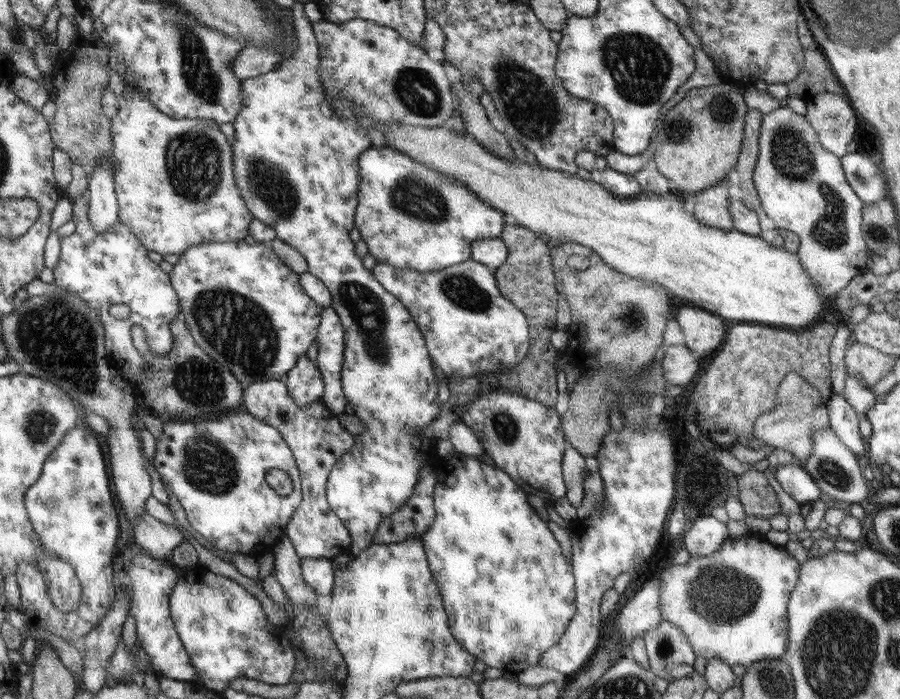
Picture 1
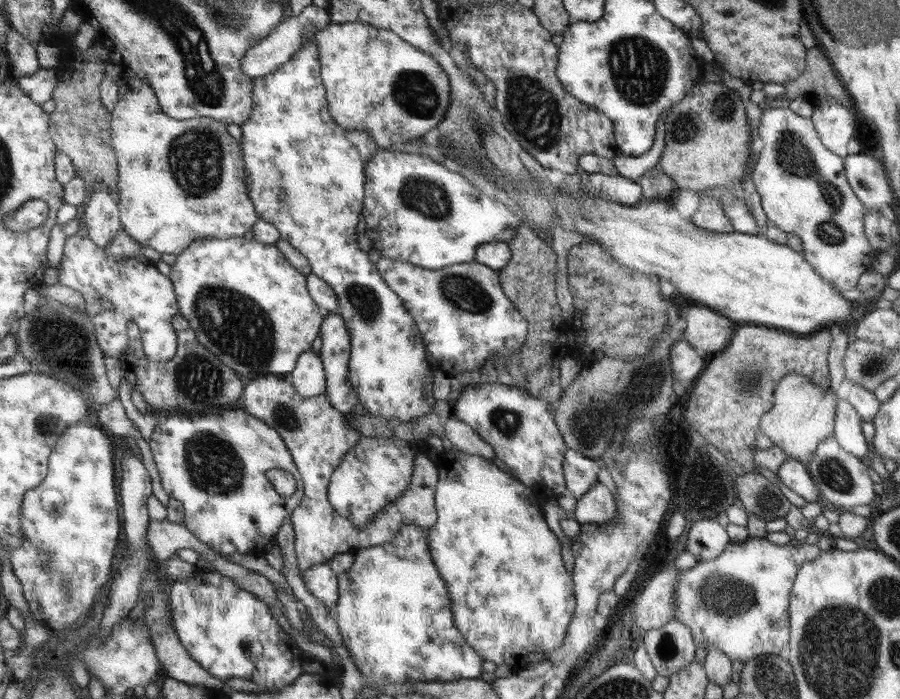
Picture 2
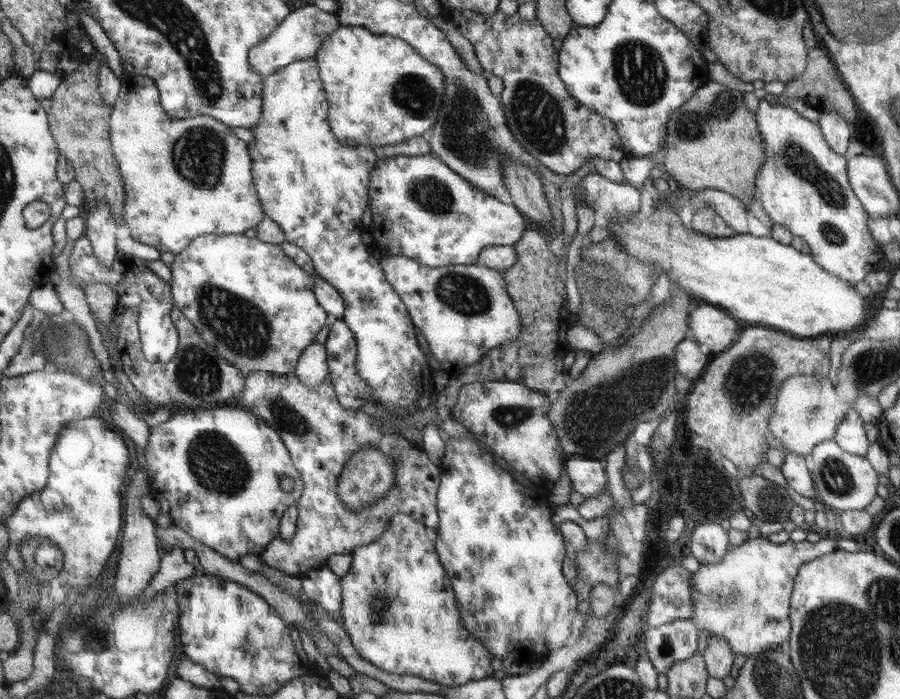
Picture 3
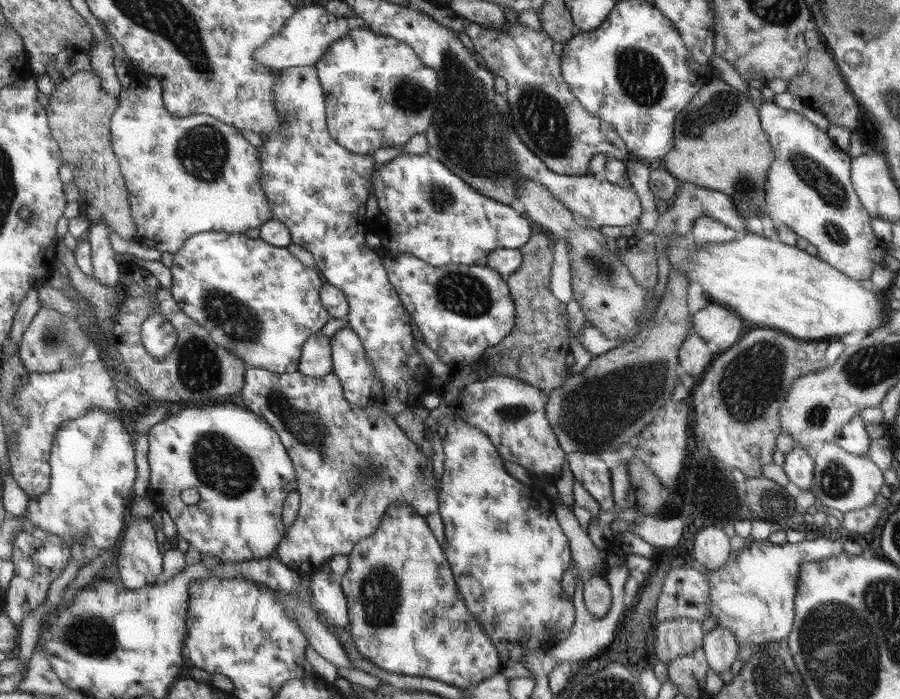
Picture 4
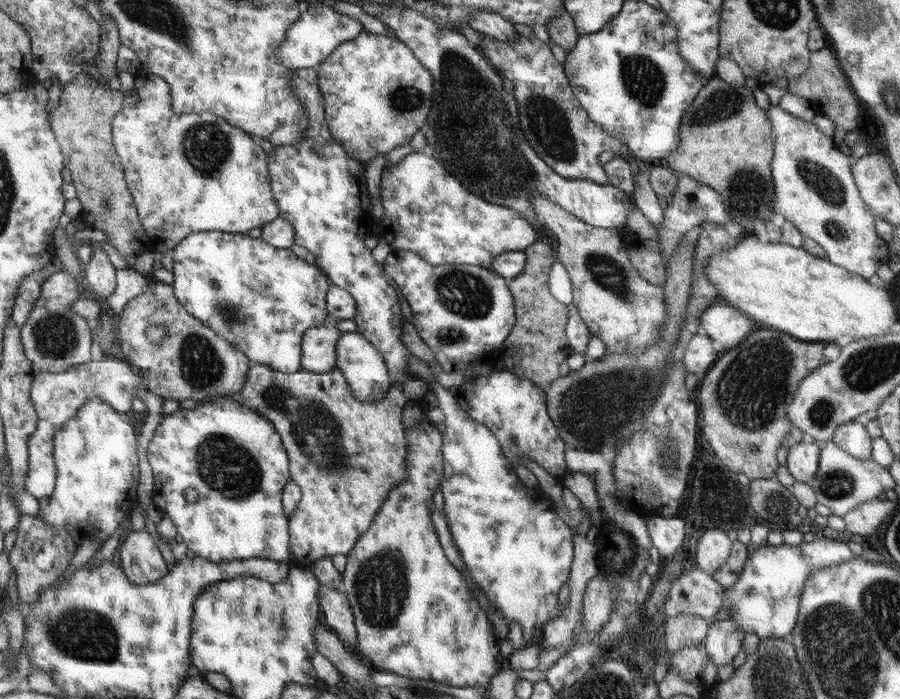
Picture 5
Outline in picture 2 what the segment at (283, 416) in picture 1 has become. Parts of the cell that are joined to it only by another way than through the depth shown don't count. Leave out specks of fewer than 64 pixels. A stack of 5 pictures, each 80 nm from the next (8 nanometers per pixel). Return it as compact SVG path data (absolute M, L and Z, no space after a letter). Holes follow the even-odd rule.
M272 374L250 380L243 389L238 406L279 431L302 475L305 496L289 517L301 572L310 569L312 565L327 563L335 554L386 544L399 534L404 525L414 524L430 529L437 523L435 490L438 489L441 463L432 460L422 448L416 454L412 481L408 489L400 495L398 501L391 502L386 509L376 514L366 528L359 528L335 510L328 495L332 474L343 462L346 454L358 444L360 438L364 438L359 433L358 426L354 427L352 418L346 417L346 414L332 405L327 394L304 397L287 376Z

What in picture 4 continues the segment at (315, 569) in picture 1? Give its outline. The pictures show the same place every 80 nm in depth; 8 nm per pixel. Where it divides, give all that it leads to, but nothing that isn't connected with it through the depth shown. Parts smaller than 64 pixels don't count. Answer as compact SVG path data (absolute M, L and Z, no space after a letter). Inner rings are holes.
M331 572L311 573L312 606L328 625L338 625L350 630L348 599L339 578Z

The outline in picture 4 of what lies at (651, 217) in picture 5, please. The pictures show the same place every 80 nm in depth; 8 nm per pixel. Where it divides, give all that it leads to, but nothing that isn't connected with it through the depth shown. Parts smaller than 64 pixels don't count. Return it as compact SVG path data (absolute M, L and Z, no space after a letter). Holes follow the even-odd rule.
M637 159L628 161L625 165L631 186L640 197L642 208L651 214L658 213L656 208L657 198L653 193L652 186L649 184L653 164Z

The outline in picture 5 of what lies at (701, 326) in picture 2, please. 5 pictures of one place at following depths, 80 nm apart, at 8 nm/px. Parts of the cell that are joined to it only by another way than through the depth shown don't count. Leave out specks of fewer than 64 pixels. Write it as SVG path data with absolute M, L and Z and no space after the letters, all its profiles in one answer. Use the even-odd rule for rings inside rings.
M721 301L714 302L704 310L699 321L708 337L724 352L736 346L754 330L754 324L746 313Z

